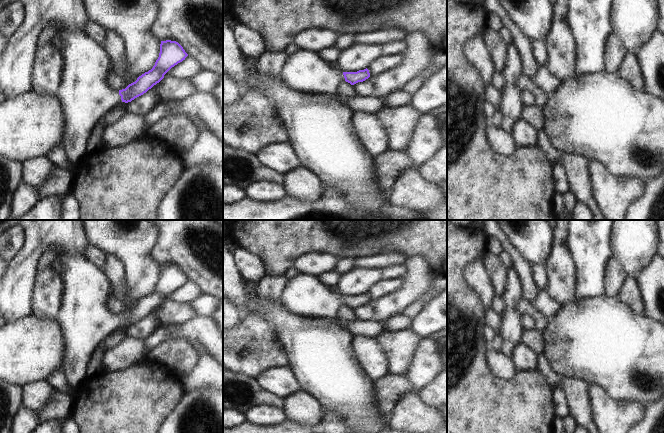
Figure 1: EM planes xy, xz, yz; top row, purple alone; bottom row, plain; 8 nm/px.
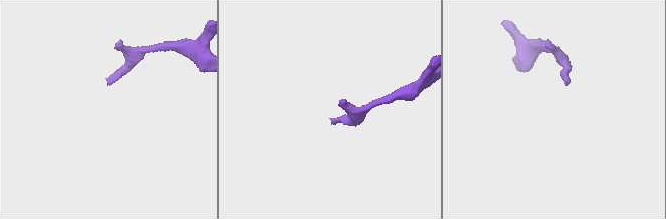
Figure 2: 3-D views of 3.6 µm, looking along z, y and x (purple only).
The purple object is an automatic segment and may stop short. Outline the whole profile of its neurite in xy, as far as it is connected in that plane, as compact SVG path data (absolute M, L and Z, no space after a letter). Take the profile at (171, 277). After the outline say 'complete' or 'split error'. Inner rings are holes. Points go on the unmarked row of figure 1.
M20 220L23 229L23 246L7 262L6 271L0 280L0 315L6 322L14 322L31 314L31 291L35 283L35 266L47 247L59 246L62 253L57 259L62 266L63 292L57 321L60 325L64 354L60 370L69 387L76 390L85 379L85 369L96 346L122 326L128 327L143 319L159 307L175 289L185 284L188 278L176 265L161 265L159 281L151 294L145 296L125 313L114 314L107 305L111 284L102 270L85 256L88 245L83 220Z | split error

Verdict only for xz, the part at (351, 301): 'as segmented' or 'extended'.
extended

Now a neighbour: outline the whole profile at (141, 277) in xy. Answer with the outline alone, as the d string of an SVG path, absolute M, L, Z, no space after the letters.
M83 220L83 225L88 244L124 263L125 313L151 294L159 281L161 265L151 257L158 227L153 220Z

